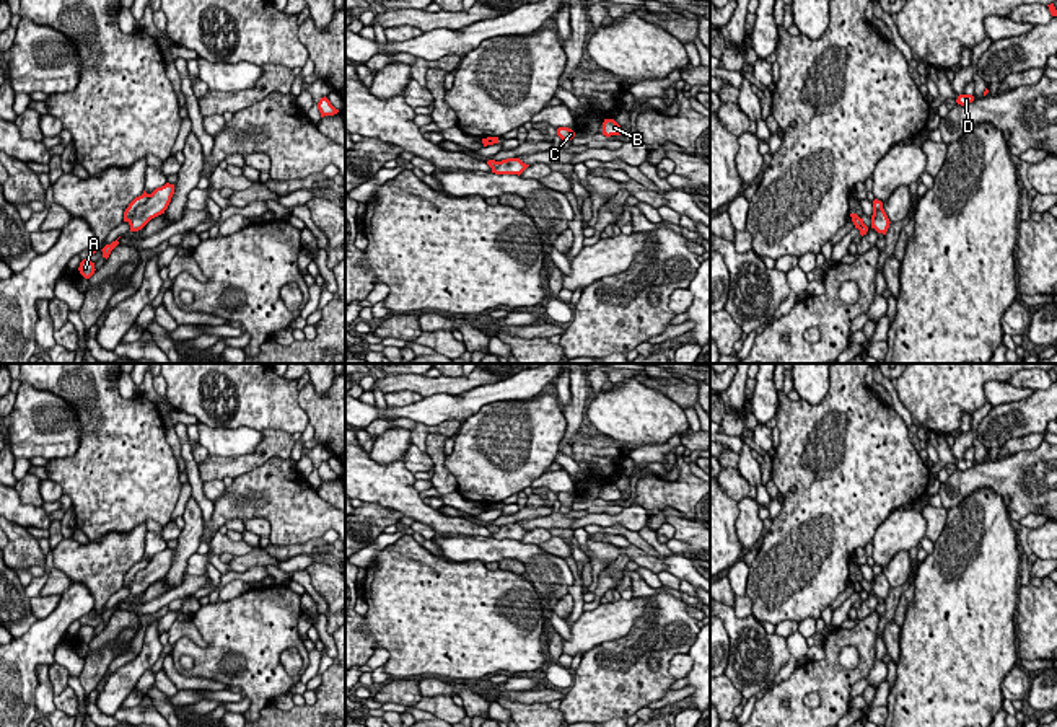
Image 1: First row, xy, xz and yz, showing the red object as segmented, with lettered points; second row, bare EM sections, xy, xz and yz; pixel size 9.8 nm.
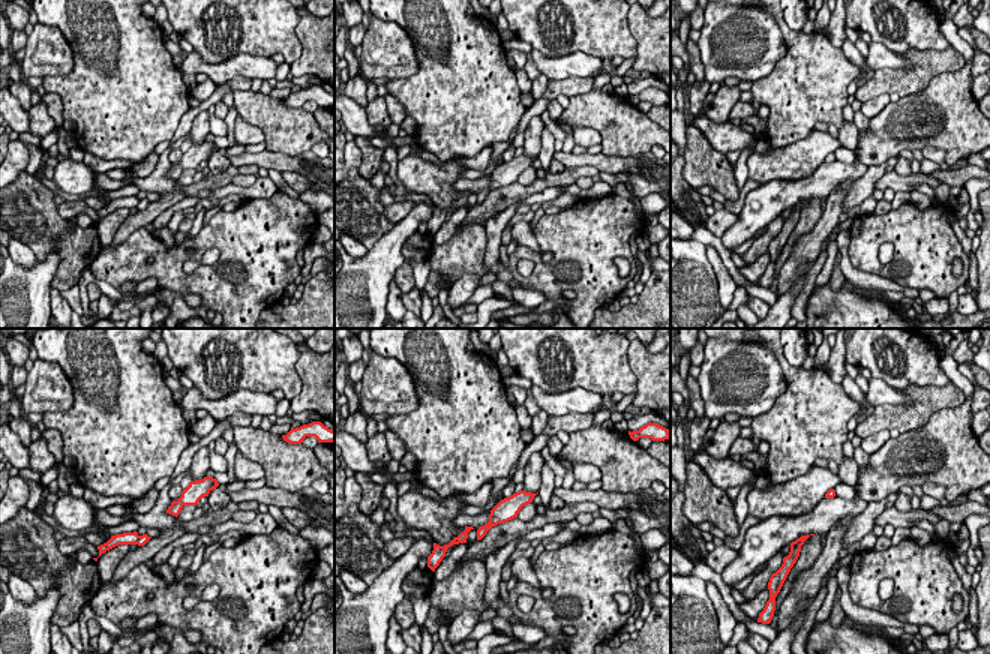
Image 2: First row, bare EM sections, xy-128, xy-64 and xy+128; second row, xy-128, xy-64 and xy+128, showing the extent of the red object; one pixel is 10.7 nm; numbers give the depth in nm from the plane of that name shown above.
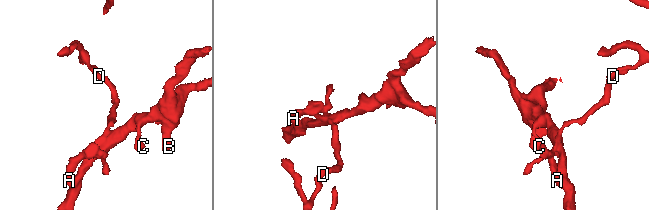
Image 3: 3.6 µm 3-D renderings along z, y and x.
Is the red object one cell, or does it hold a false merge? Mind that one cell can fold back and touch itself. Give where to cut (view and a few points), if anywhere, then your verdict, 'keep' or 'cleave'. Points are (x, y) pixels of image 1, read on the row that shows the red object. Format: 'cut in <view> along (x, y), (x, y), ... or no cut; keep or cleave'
cut in xy along (150, 194), (126, 220); cleave

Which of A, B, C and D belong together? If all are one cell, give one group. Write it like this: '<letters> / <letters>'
A B C / D

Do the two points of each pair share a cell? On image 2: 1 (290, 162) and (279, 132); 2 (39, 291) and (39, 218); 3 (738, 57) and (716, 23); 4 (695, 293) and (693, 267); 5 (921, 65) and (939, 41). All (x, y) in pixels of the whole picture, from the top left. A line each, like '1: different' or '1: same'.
1: different
2: different
3: same
4: same
5: different

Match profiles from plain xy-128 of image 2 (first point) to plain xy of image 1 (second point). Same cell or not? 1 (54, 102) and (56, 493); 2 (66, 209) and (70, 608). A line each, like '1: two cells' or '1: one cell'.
1: one cell
2: two cells

